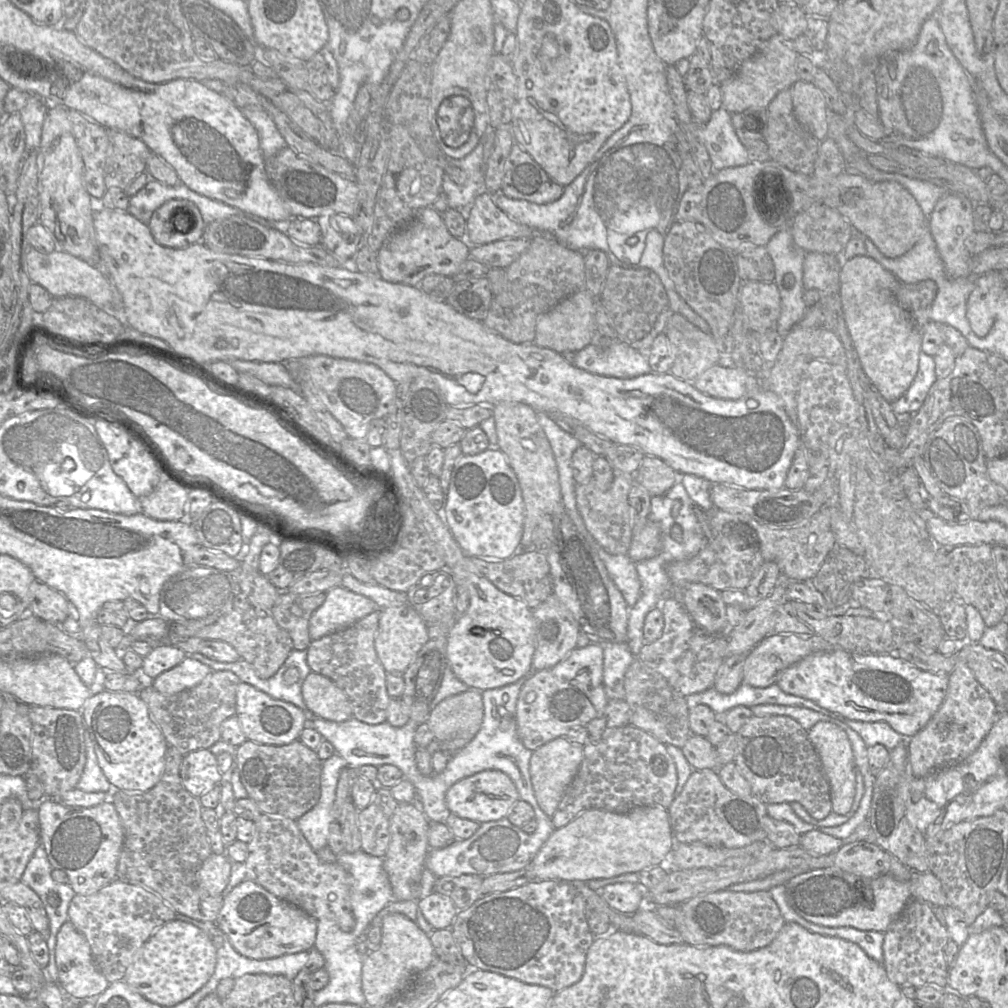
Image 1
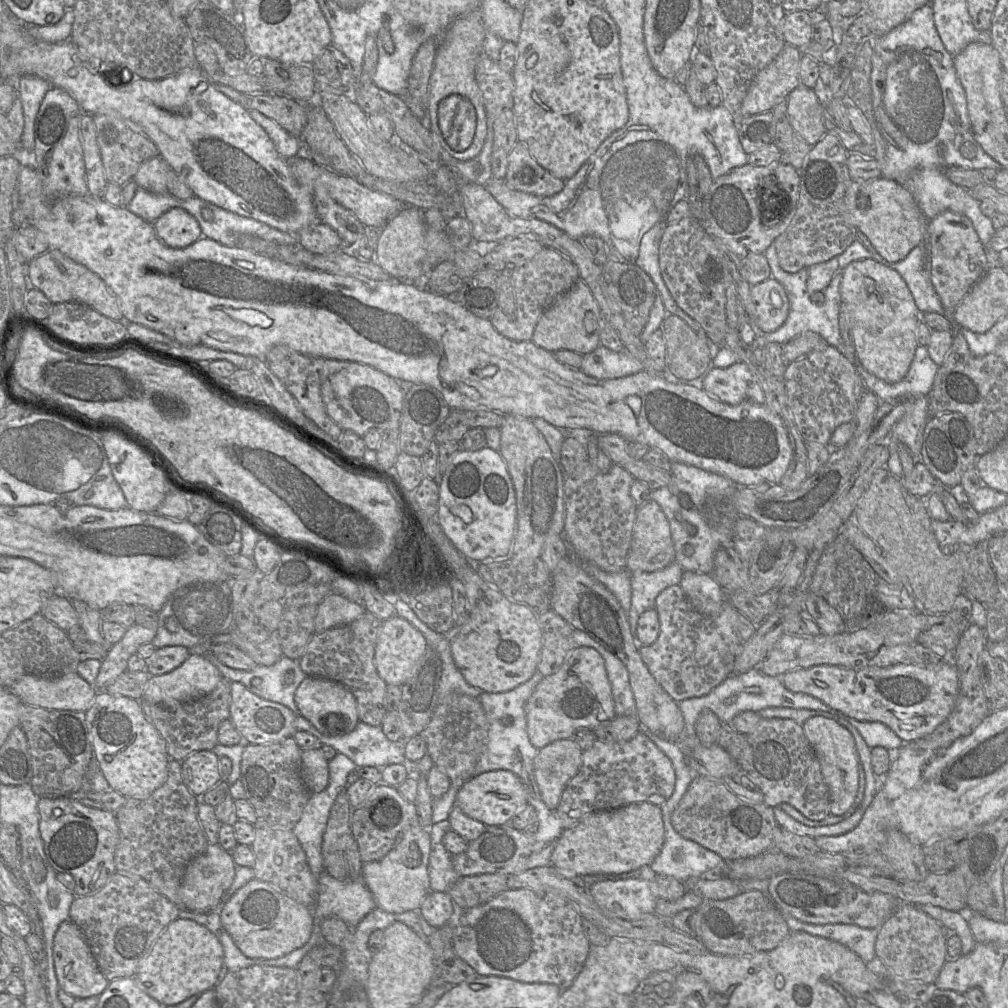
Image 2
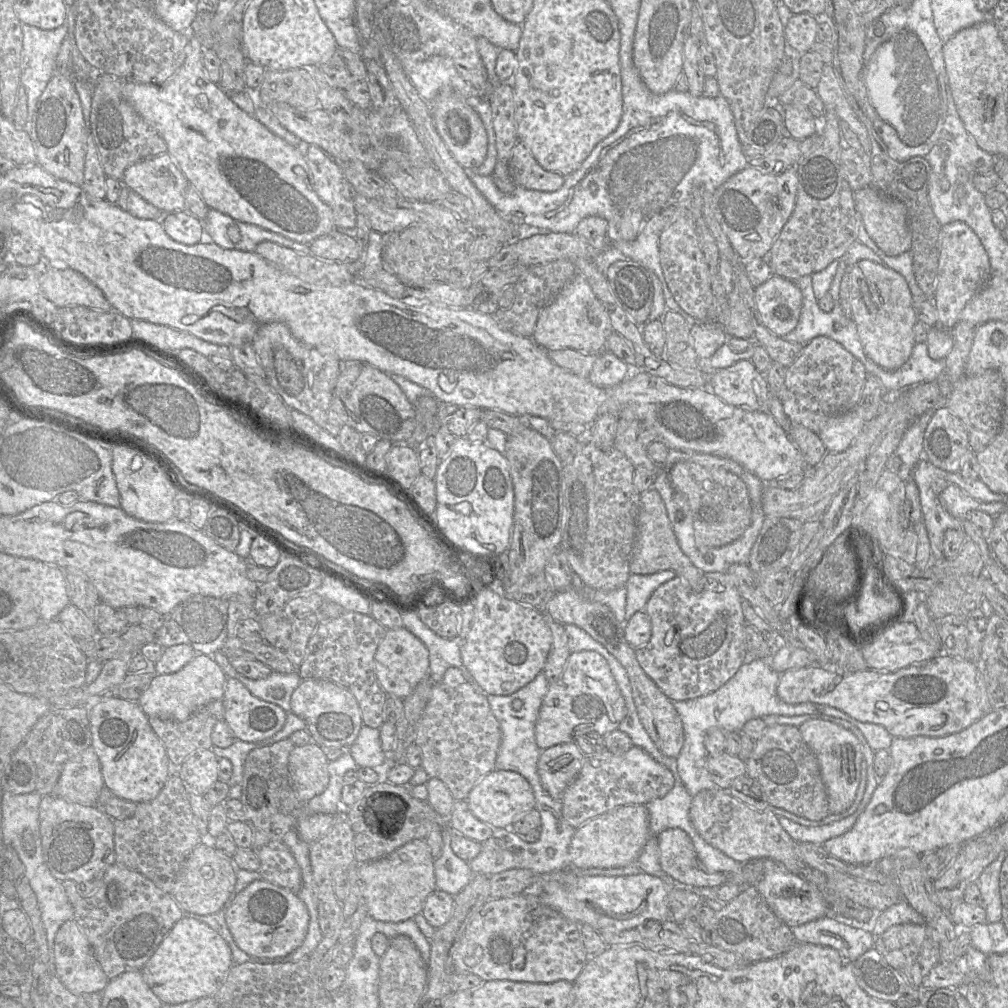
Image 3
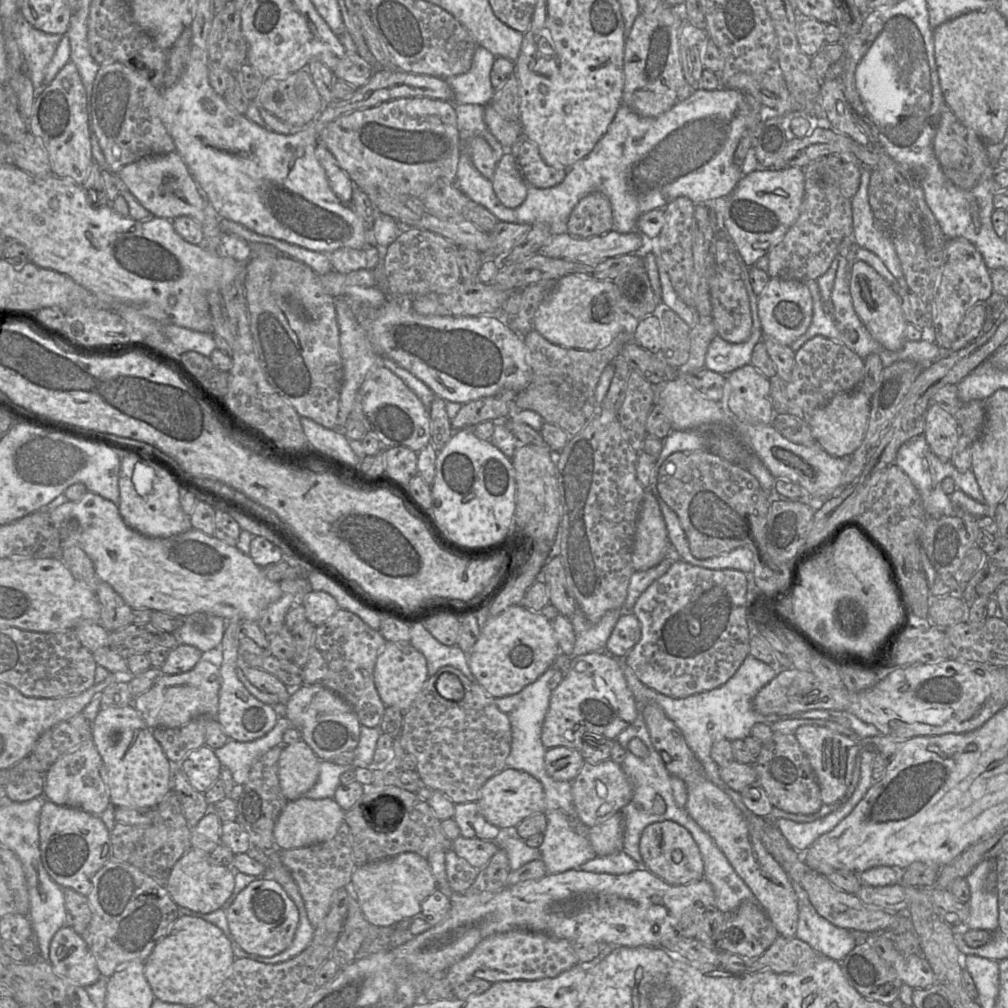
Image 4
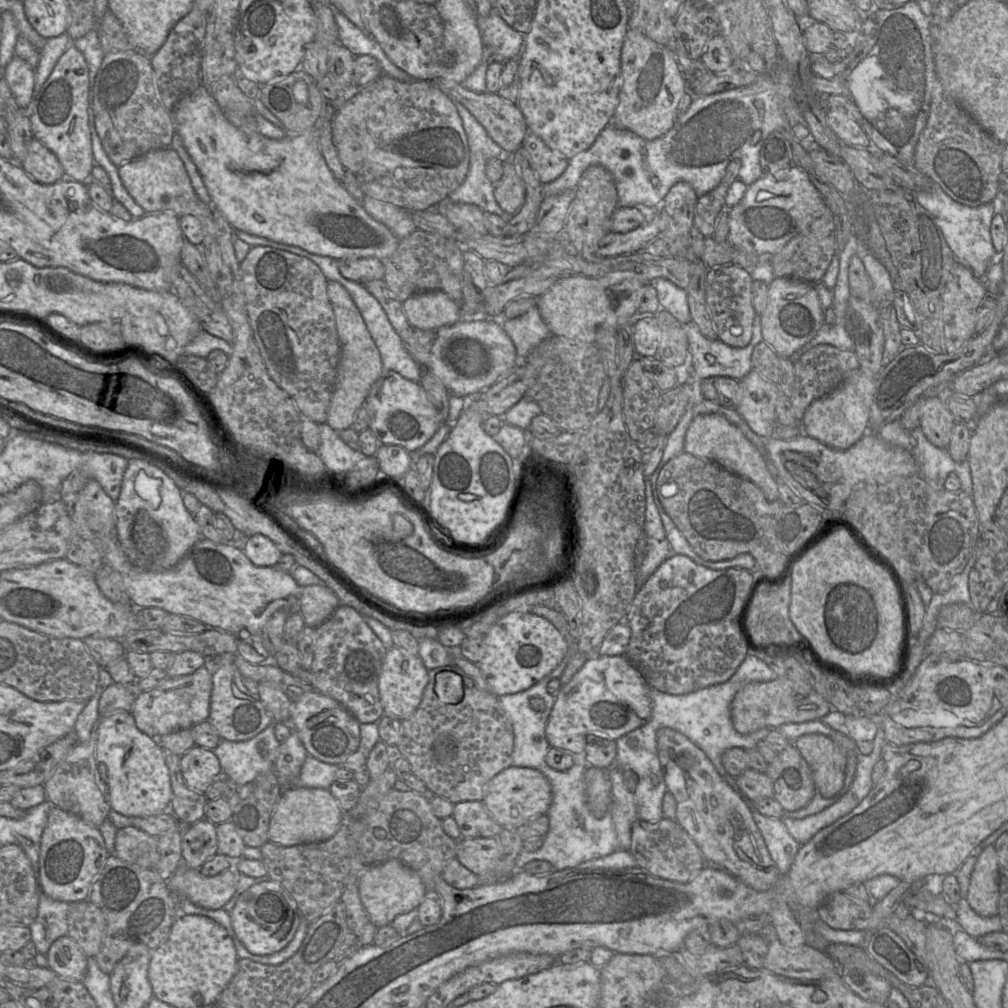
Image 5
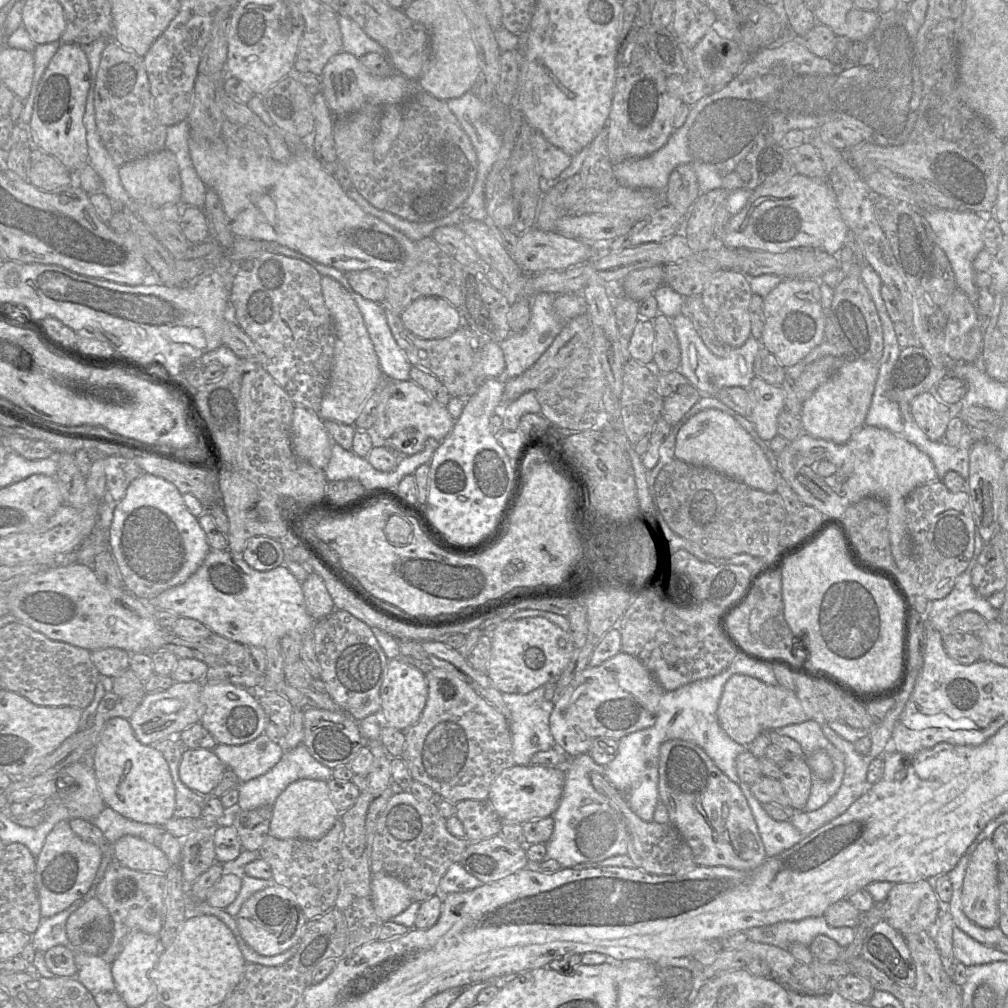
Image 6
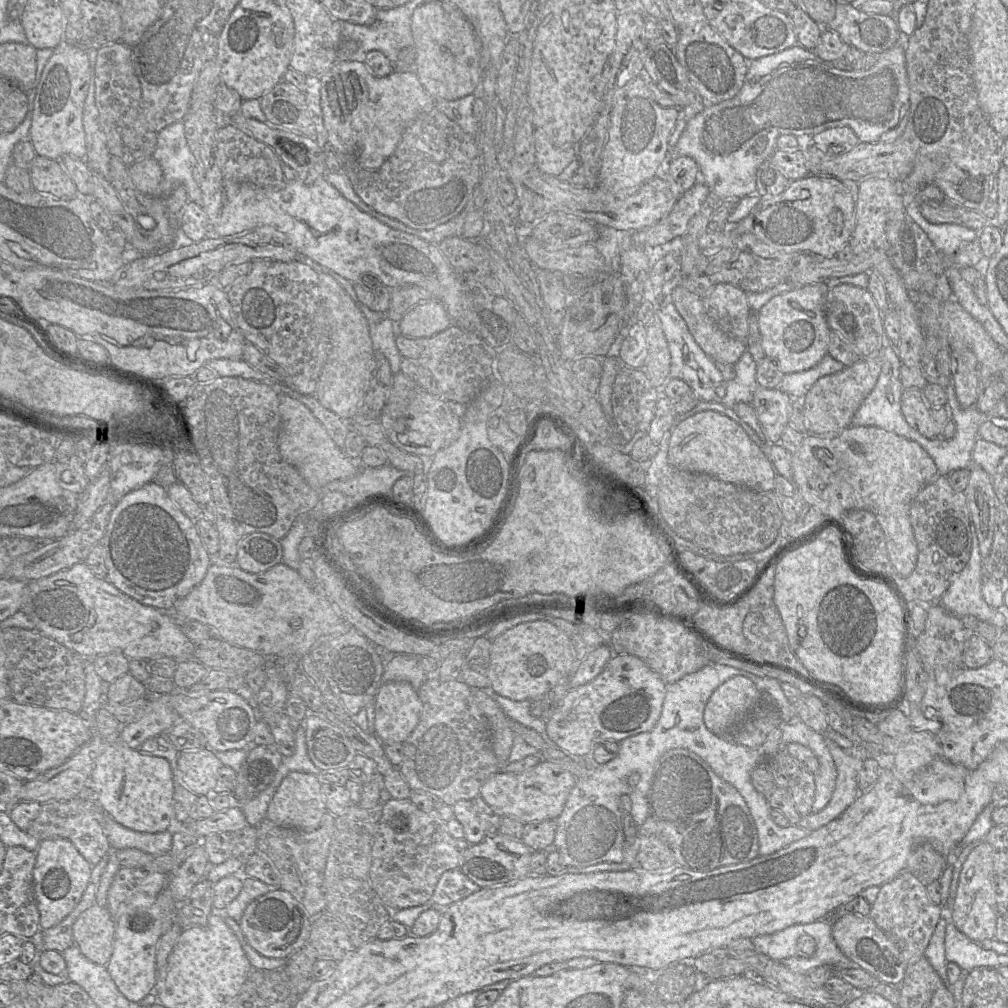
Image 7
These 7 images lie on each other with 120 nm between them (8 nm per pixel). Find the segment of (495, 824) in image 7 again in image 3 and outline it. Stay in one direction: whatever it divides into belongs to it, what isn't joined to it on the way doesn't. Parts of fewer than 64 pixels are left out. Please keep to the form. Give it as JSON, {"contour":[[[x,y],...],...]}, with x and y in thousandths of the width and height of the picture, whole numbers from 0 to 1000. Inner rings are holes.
{"contour":[[[462,794],[450,795],[445,810],[445,819],[450,825],[475,836],[482,834],[489,827],[489,820],[472,812]]]}

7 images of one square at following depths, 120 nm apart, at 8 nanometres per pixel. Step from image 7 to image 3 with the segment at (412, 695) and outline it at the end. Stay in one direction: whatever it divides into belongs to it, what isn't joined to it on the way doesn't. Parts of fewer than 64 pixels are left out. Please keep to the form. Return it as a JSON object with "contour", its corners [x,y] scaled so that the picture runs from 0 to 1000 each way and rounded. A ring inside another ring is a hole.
{"contour":[[[403,623],[387,624],[375,640],[371,651],[372,670],[384,689],[401,693],[425,671],[426,647],[423,641]]]}

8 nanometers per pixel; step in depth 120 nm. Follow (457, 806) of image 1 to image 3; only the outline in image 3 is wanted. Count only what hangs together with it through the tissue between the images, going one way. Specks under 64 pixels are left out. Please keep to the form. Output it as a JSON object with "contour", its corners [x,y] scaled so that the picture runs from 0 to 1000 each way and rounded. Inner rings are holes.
{"contour":[[[492,764],[481,769],[465,786],[462,795],[468,808],[490,821],[510,817],[531,802],[531,791],[521,771],[511,765]]]}

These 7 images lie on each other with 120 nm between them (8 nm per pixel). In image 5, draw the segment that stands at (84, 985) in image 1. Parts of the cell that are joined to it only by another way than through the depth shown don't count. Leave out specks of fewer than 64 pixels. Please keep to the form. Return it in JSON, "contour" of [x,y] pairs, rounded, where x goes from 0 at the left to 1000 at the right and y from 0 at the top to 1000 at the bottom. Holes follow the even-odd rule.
{"contour":[[[67,928],[56,932],[47,944],[49,960],[61,970],[82,973],[87,949],[74,933]]]}

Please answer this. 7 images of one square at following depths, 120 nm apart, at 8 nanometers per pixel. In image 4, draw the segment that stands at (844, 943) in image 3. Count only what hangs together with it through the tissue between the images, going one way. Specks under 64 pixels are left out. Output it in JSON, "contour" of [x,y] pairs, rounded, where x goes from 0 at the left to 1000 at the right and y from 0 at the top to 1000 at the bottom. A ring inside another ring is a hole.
{"contour":[[[791,874],[785,876],[793,904],[790,931],[803,937],[814,949],[834,954],[850,938],[847,927],[813,909],[797,880]]]}

